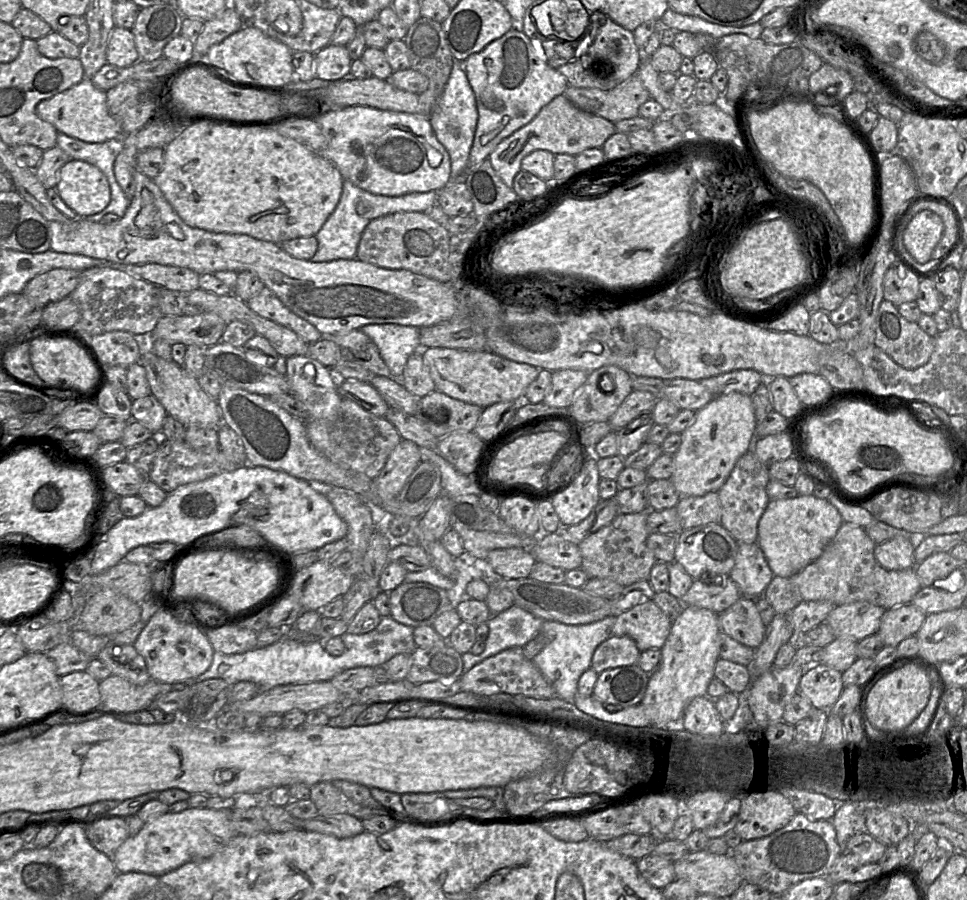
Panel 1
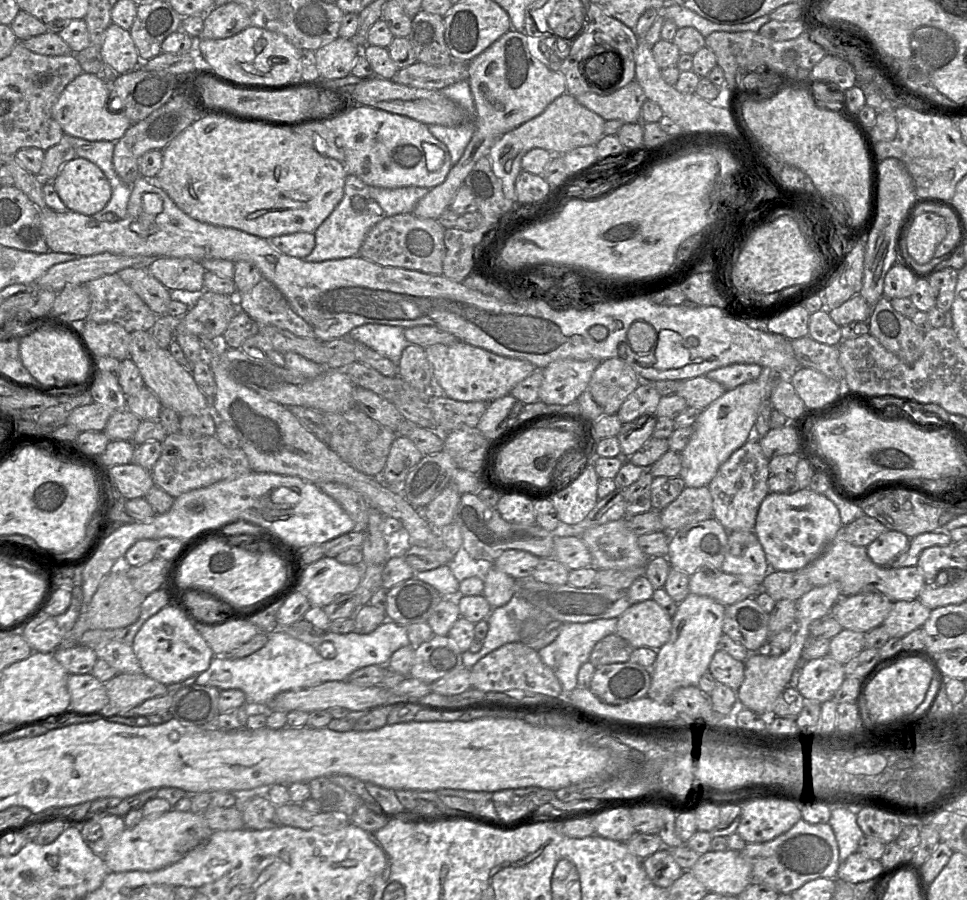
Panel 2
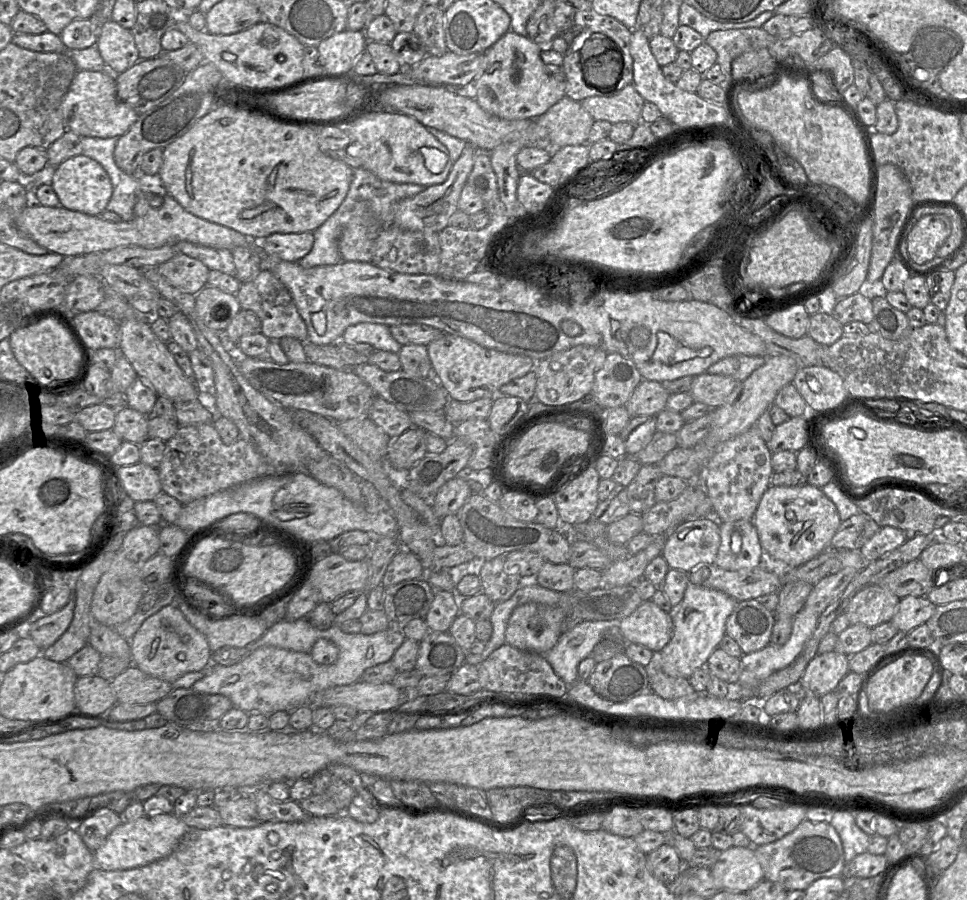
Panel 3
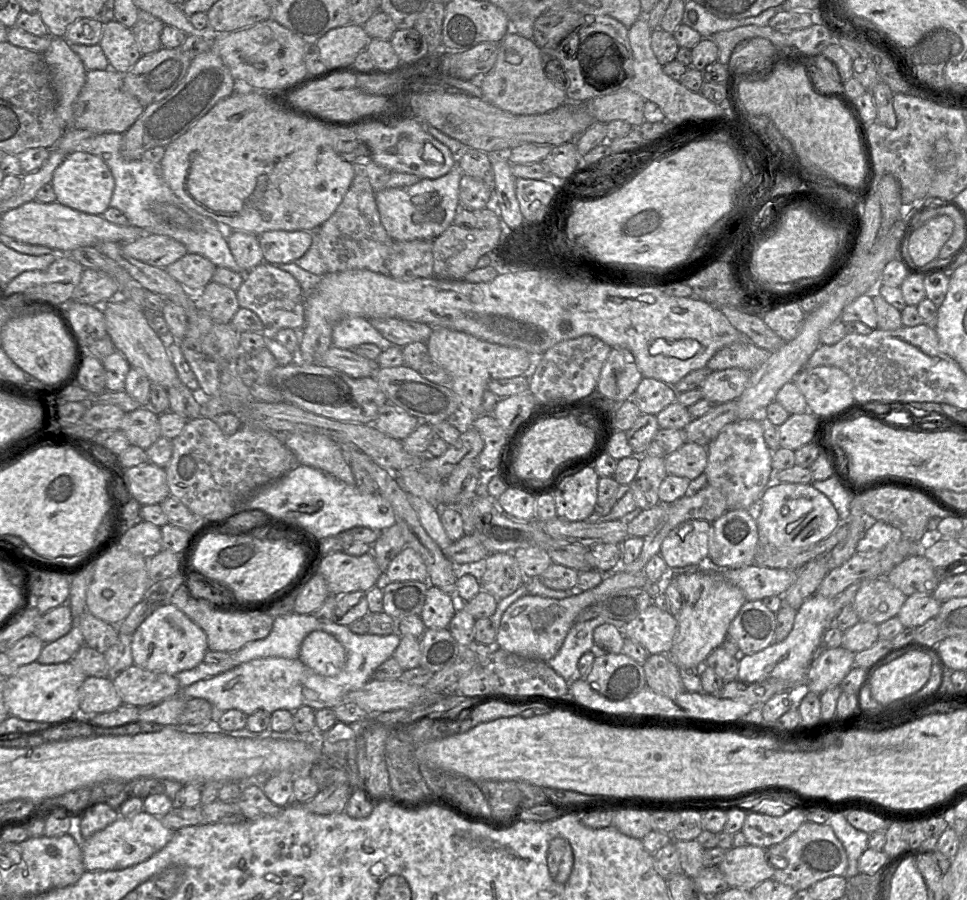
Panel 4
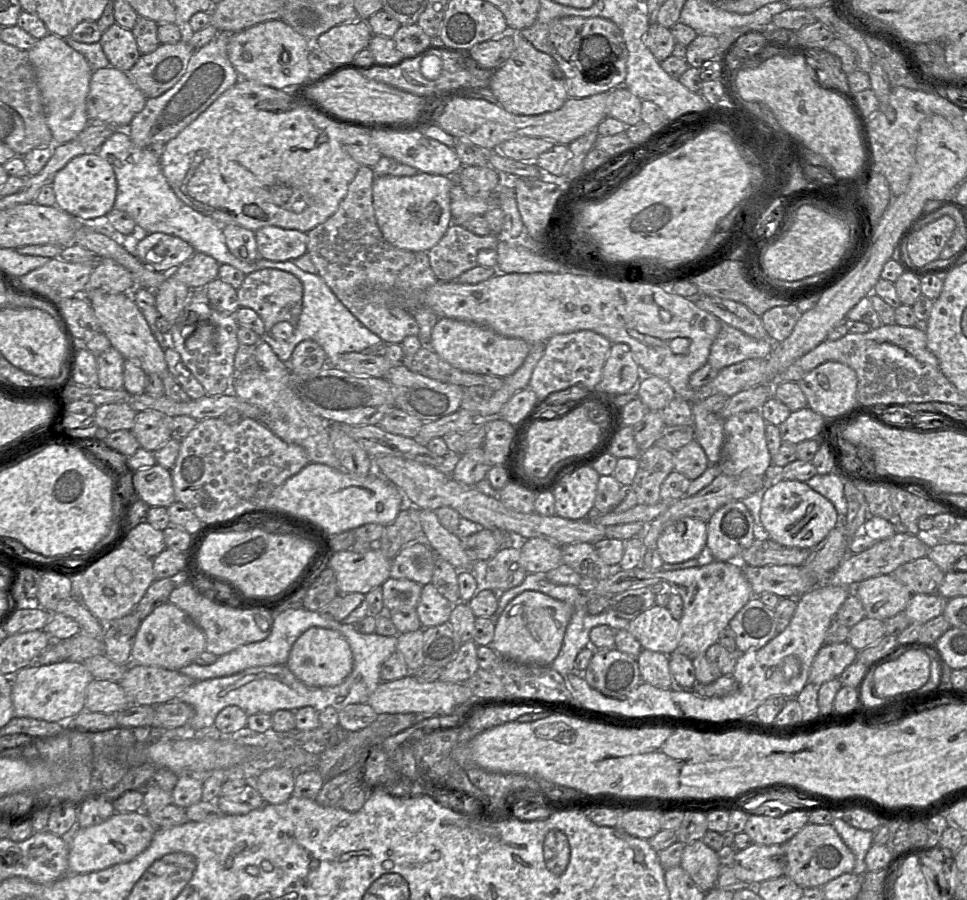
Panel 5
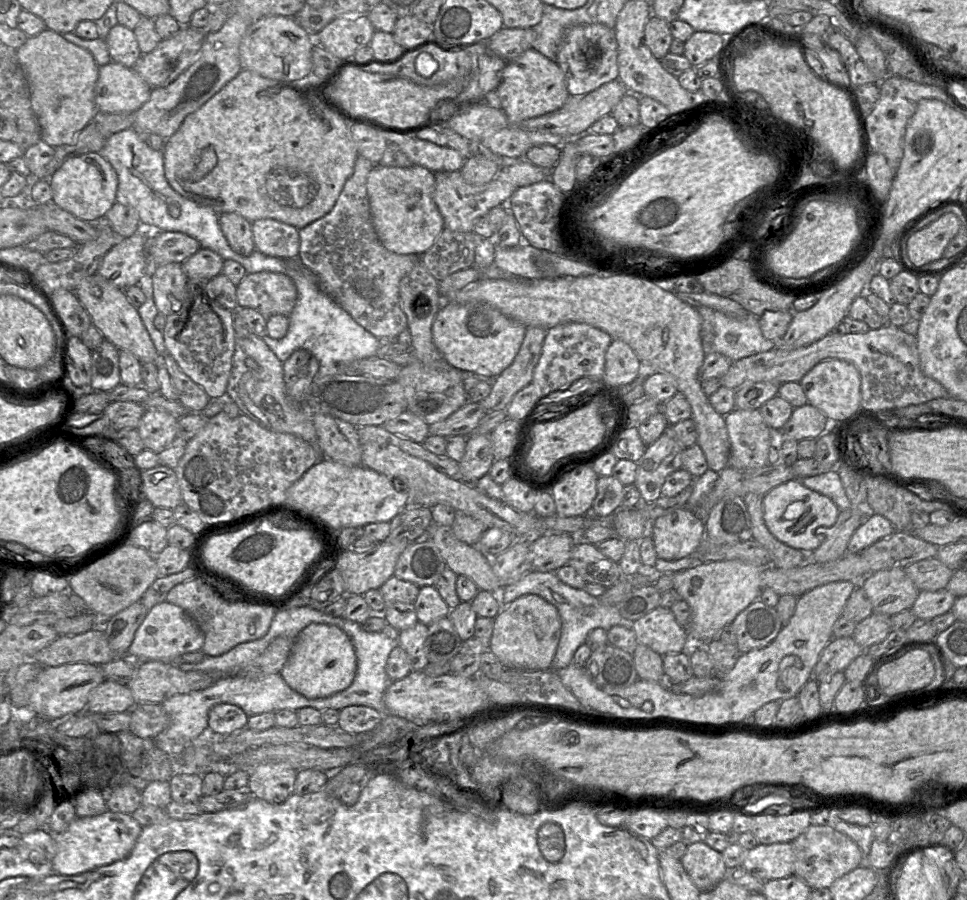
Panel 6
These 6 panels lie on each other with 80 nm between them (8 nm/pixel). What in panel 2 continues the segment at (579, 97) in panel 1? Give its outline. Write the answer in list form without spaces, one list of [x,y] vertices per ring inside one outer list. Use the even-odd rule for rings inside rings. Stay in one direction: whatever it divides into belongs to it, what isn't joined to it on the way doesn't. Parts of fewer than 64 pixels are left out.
[[[635,80],[607,96],[584,93],[574,97],[582,106],[598,114],[605,121],[621,120],[626,123],[641,120],[641,107],[647,99]]]

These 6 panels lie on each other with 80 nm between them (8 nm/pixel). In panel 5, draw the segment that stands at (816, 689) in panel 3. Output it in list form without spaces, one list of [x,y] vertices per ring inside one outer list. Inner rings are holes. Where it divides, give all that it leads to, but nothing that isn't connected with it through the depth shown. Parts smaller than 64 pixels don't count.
[[[847,641],[824,644],[816,654],[809,673],[809,682],[817,686],[839,678],[857,659],[858,651]]]

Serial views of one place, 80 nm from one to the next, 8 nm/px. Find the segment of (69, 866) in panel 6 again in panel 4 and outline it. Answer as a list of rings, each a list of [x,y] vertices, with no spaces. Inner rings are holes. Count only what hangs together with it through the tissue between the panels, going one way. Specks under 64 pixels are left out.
[[[144,810],[132,817],[120,816],[114,823],[83,840],[81,846],[85,869],[88,871],[110,871],[144,862],[162,850],[170,841],[172,834],[173,831],[162,823],[160,817],[151,815]]]

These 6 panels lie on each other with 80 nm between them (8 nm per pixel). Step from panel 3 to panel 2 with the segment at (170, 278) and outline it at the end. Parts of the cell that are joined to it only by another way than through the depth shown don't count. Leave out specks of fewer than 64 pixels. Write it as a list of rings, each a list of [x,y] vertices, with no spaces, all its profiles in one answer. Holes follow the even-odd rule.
[[[159,257],[147,270],[176,297],[195,298],[204,290],[206,270],[191,258]]]

